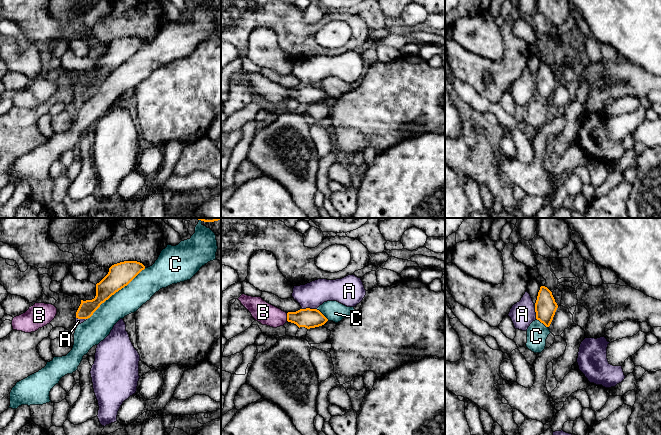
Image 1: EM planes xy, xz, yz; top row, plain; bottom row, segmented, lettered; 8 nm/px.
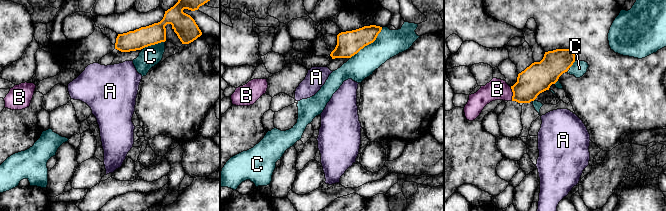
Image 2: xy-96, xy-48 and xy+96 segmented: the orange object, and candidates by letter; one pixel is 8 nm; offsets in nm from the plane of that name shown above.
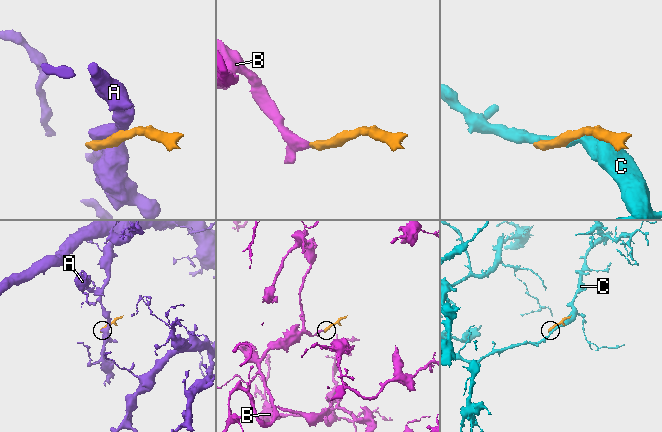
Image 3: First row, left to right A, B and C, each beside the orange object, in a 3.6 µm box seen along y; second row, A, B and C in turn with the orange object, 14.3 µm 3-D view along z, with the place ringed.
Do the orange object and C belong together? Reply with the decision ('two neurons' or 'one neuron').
two neurons

